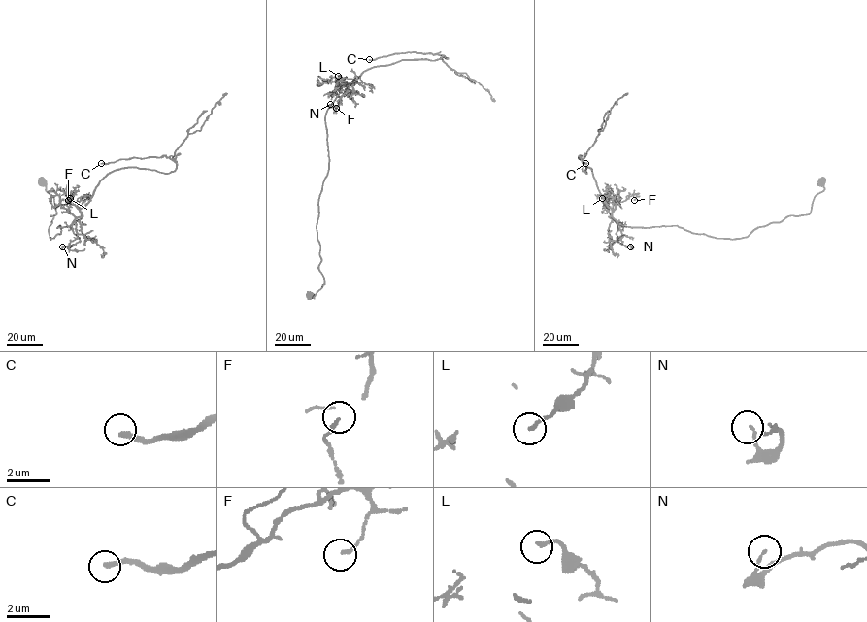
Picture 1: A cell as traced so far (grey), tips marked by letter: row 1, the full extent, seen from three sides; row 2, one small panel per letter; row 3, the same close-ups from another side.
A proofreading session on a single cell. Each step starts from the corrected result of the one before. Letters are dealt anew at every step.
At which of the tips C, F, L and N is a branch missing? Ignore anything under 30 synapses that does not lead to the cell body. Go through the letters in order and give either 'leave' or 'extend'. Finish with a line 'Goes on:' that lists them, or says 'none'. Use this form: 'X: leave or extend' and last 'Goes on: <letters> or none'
C: extend
F: leave
L: leave
N: leave
Goes on: C

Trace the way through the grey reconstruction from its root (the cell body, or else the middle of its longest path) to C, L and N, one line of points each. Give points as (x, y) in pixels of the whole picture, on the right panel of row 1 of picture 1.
C: (821, 180), (808, 213), (730, 239), (677, 225), (622, 226), (585, 163)
L: (821, 180), (824, 189), (808, 213), (733, 239), (677, 225), (622, 226), (609, 216), (613, 193), (602, 198)
N: (821, 180), (824, 189), (808, 213), (758, 226), (746, 237), (618, 224), (616, 241), (630, 246)

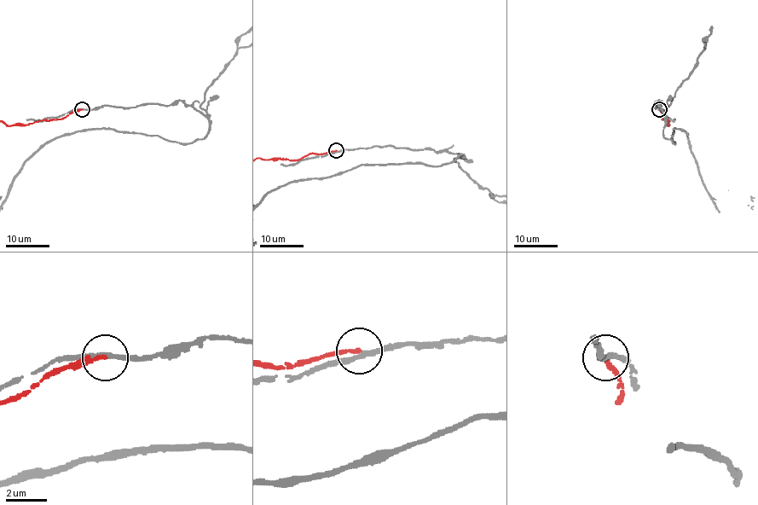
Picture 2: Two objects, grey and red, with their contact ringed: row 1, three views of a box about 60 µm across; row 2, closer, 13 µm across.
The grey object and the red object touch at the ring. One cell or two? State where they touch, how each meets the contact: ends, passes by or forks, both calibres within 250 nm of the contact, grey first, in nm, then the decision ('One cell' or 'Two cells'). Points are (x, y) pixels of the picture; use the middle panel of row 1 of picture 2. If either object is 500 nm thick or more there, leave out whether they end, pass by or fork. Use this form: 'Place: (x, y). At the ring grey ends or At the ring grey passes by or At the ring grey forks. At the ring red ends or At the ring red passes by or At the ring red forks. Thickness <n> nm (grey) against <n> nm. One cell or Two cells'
Place: (336, 150). At the ring grey passes by. At the ring red ends. Thickness 220 nm (grey) against 190 nm. Two cells

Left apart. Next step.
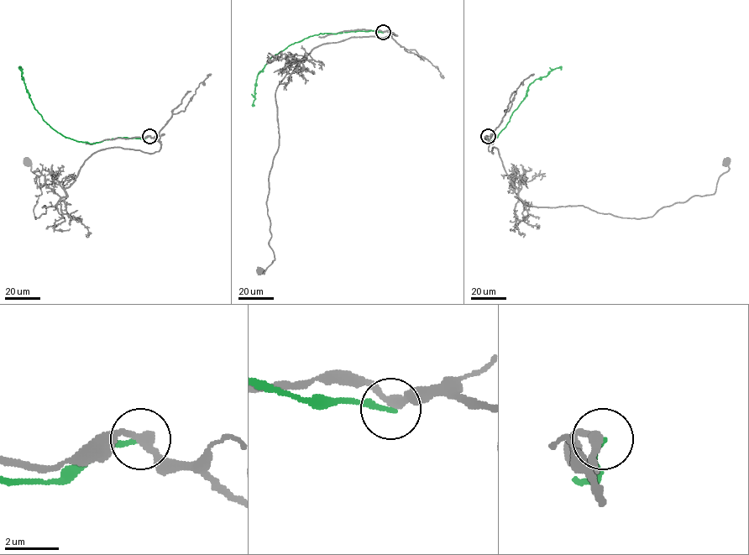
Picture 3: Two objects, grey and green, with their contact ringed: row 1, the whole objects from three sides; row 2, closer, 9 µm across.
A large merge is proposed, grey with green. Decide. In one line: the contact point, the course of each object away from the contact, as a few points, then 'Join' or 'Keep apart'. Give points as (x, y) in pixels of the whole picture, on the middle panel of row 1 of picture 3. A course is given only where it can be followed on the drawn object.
Place: (383, 32). Course of grey: (383, 32), (394, 34), (313, 49), (278, 85), (279, 142), (266, 204), (274, 259), (264, 274), (260, 270). Course of green: (383, 32), (320, 34), (287, 46), (272, 56), (258, 74), (254, 106). Keep apart

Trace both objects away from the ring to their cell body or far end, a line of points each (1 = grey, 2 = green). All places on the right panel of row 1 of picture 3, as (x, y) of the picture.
1: (488, 136), (488, 150), (498, 149), (523, 202), (583, 206), (623, 217), (646, 217), (713, 194), (726, 161)
2: (488, 136), (489, 143), (509, 121), (530, 85), (552, 70), (561, 70)

